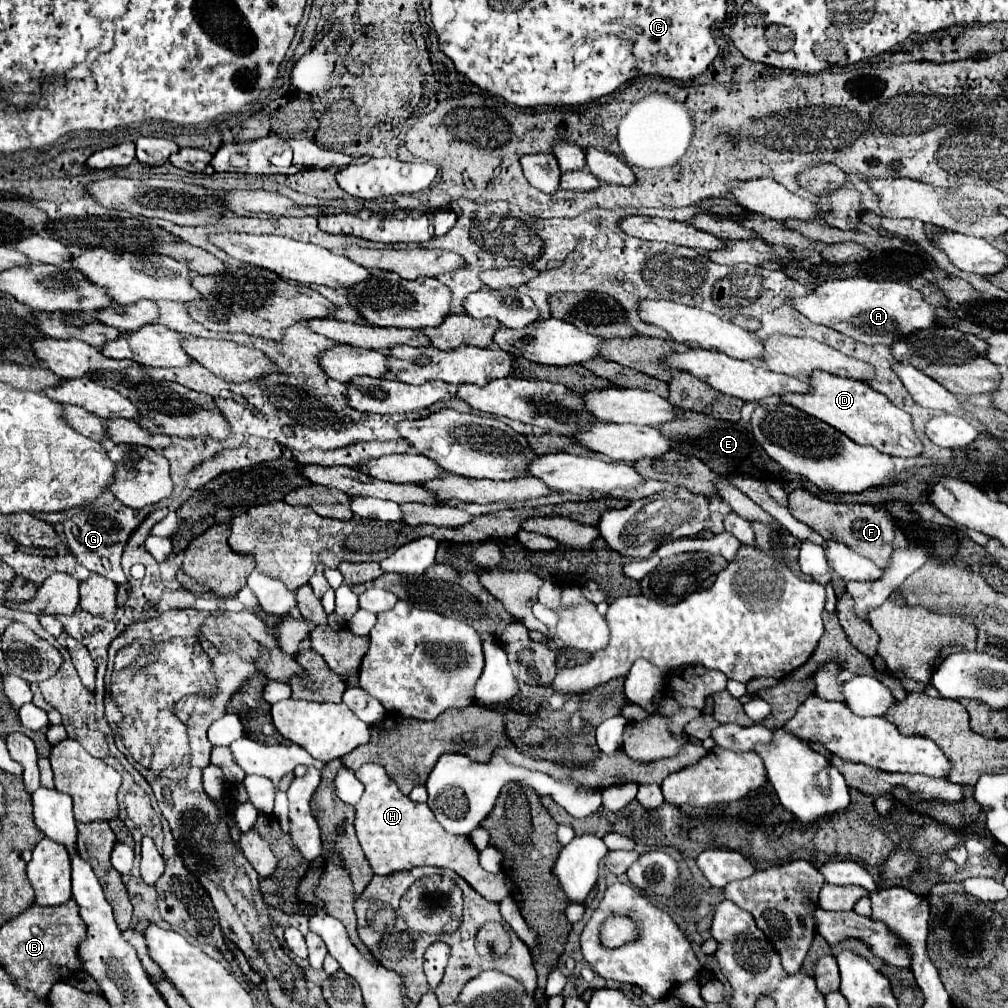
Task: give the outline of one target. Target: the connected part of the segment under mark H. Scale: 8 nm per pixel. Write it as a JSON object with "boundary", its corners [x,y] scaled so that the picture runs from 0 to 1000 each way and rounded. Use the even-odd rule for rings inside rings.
{"boundary":[[[372,757],[360,759],[352,767],[358,777],[362,779],[360,791],[354,797],[354,809],[352,809],[352,822],[354,832],[360,840],[360,846],[374,868],[386,868],[390,864],[402,864],[410,860],[430,858],[447,862],[453,868],[457,868],[471,884],[475,884],[483,894],[497,896],[507,884],[509,884],[509,872],[495,866],[483,866],[473,852],[473,842],[465,834],[465,830],[447,828],[443,826],[436,814],[432,813],[430,805],[424,797],[410,797],[404,789],[400,789],[394,779],[386,773],[382,763]]]}

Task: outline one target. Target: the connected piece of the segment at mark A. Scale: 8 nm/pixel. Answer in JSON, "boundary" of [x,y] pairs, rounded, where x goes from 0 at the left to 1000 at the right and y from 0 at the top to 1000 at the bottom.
{"boundary":[[[824,277],[811,283],[803,293],[787,297],[785,303],[811,322],[826,324],[828,328],[860,340],[860,342],[886,342],[894,334],[930,322],[928,307],[916,299],[916,293],[890,279],[866,279],[866,277]]]}

